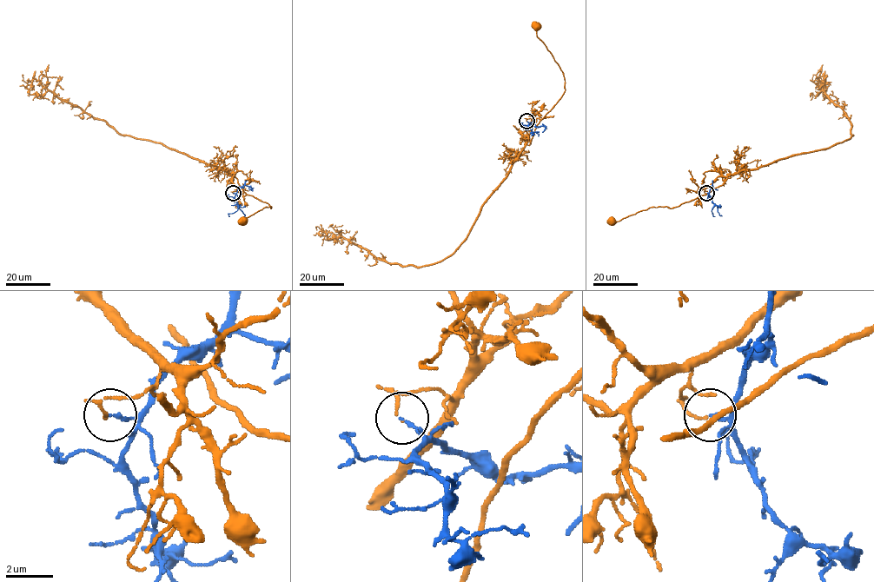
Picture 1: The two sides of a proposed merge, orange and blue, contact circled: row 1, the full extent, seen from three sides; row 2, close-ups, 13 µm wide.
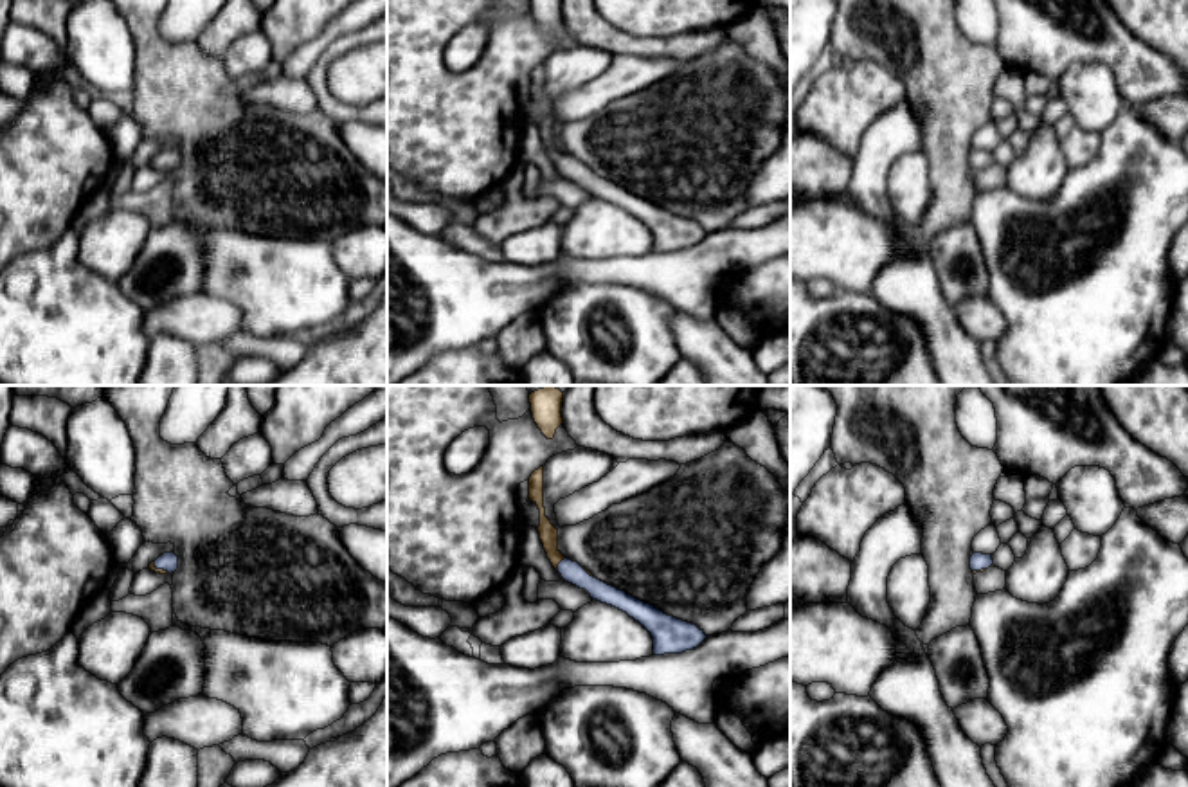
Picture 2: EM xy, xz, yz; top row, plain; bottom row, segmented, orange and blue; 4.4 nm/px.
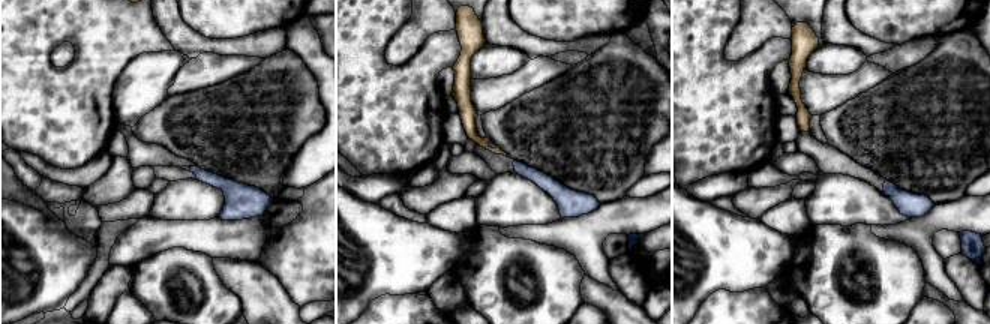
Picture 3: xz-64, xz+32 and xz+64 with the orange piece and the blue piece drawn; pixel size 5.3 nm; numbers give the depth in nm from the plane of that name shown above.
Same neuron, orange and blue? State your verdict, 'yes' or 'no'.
yes

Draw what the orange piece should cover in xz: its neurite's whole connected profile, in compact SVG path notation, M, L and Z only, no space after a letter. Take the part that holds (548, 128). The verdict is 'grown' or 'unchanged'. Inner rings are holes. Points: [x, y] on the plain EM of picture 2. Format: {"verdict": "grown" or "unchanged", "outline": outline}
{"verdict": "grown", "outline": "M544 63L529 74L529 97L540 106L540 122L536 126L547 155L562 176L583 185L592 196L612 202L639 218L653 234L655 252L682 250L706 238L707 232L697 222L668 213L653 202L594 175L590 167L558 148L558 126L545 113L544 104Z"}

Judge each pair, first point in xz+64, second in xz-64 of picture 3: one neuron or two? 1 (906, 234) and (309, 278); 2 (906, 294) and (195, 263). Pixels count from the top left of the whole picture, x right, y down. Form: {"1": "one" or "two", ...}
{"1": "two", "2": "one"}

